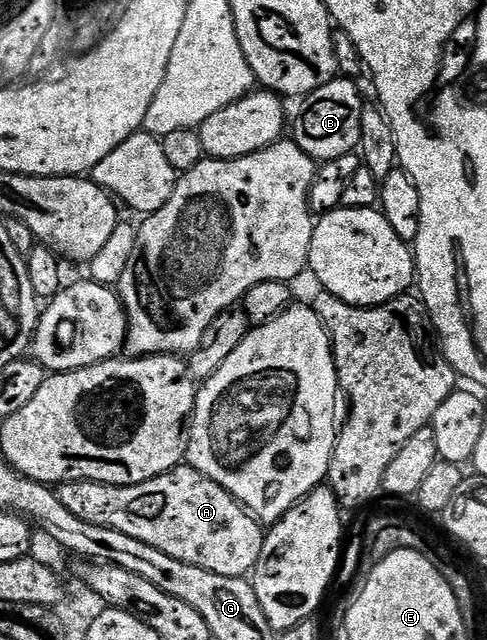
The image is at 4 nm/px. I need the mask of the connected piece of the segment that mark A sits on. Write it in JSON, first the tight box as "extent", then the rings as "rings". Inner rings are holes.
{"extent":[56,463,266,578],"rings":[[[182,463],[167,471],[164,480],[181,480],[181,493],[172,493],[158,479],[138,485],[104,485],[94,481],[67,481],[56,486],[57,498],[71,511],[92,525],[110,525],[131,539],[143,539],[147,547],[159,547],[163,555],[215,571],[215,575],[248,578],[263,552],[266,530],[244,505],[207,475]]]}

